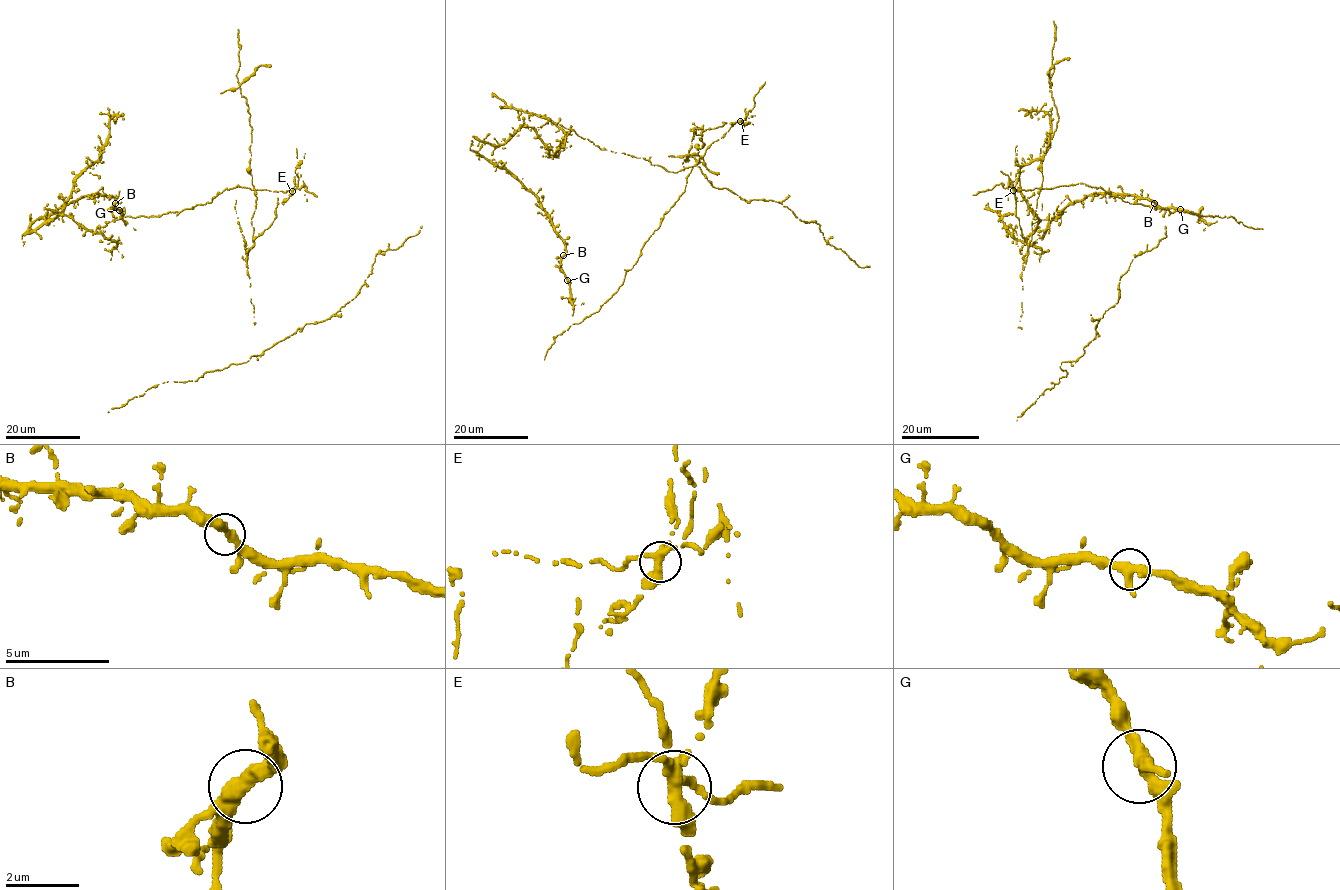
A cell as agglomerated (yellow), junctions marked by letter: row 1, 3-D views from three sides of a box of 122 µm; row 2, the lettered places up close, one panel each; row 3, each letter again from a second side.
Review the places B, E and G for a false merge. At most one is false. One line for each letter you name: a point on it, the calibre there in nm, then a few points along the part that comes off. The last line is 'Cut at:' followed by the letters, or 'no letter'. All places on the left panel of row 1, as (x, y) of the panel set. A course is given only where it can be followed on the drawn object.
E: (292, 191) | 360 nm | (292, 191), (278, 202), (276, 217), (254, 243), (252, 128), (236, 76), (239, 29)
Cut at: E

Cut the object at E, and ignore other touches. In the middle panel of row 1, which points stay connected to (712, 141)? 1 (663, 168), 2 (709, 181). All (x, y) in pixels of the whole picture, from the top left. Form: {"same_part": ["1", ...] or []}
{"same_part": ["1", "2"]}

